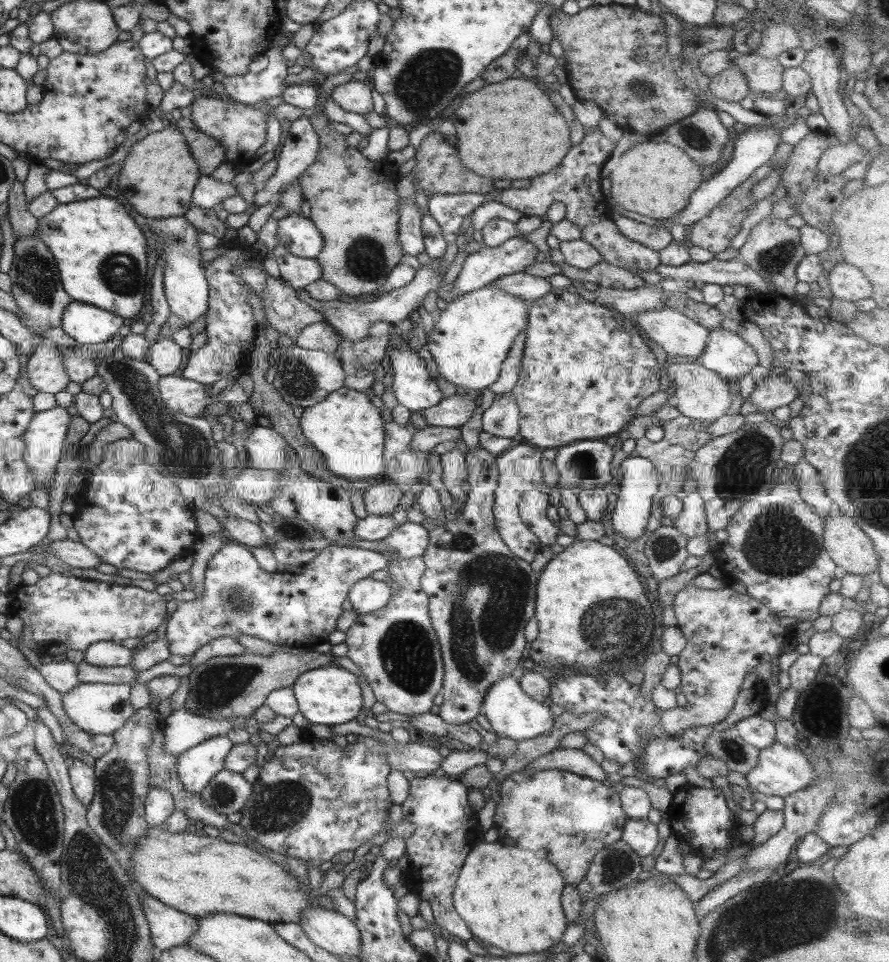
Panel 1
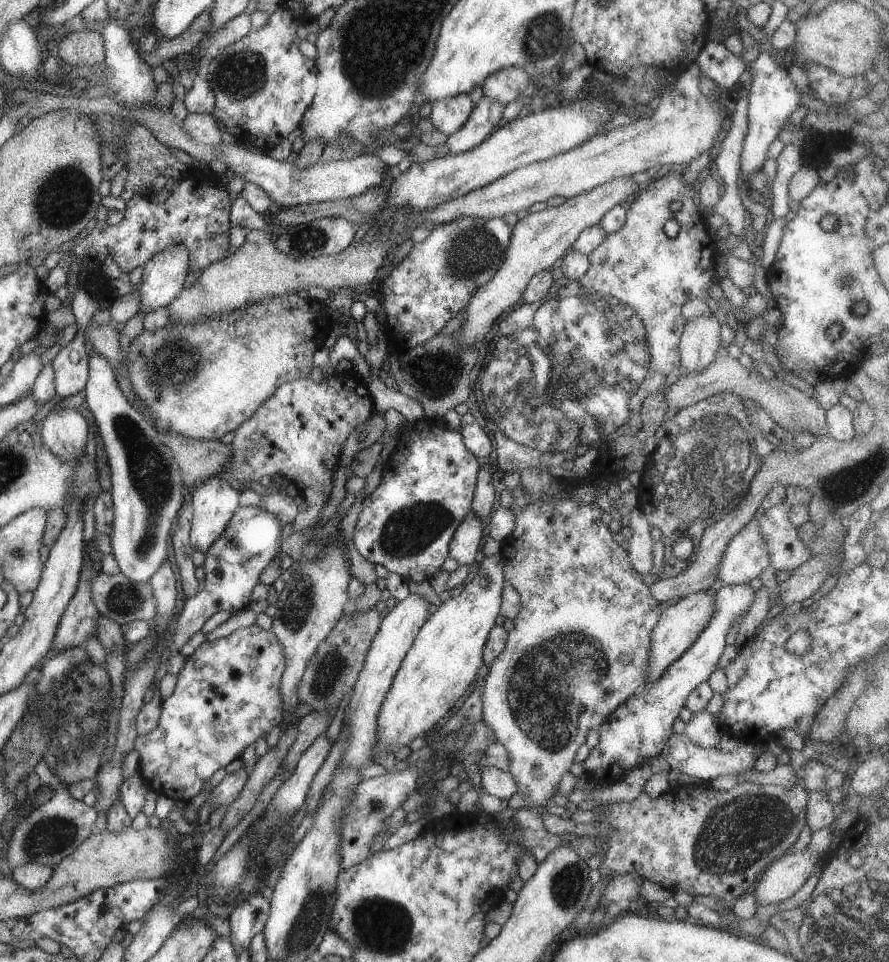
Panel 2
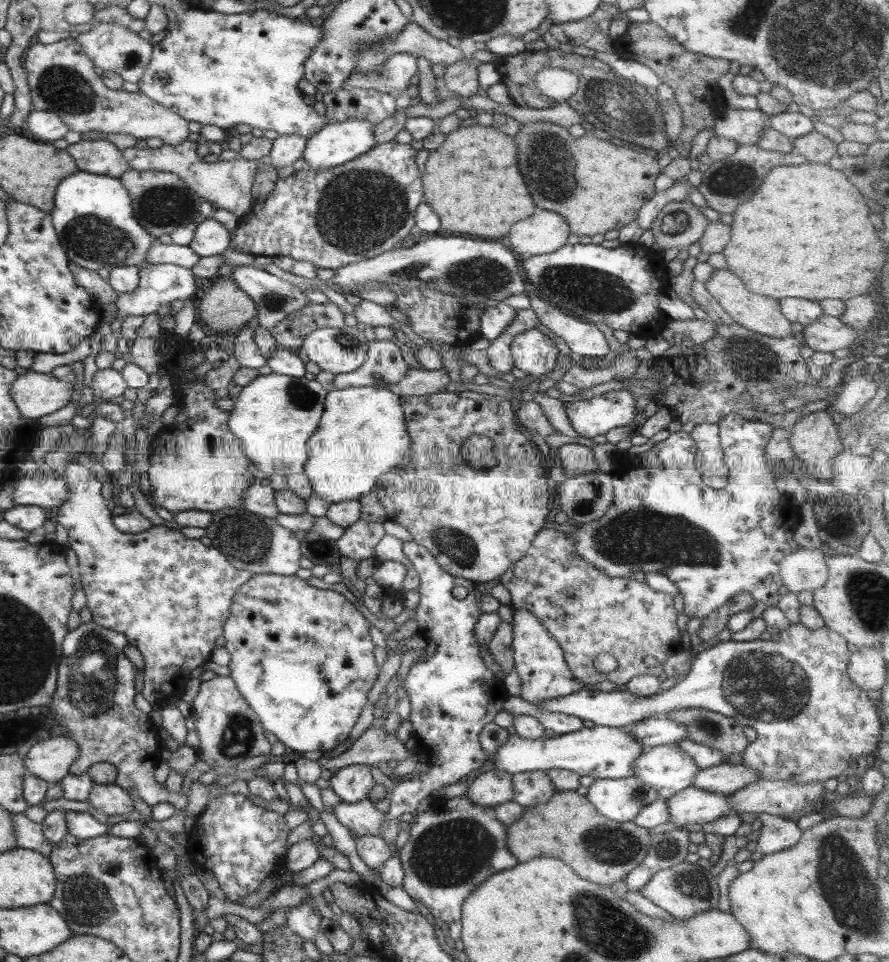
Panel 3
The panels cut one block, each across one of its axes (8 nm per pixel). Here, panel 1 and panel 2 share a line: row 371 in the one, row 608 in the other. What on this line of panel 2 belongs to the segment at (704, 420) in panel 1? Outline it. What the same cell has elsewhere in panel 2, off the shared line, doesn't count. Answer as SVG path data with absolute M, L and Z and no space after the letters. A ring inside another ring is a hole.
M713 589L700 591L679 599L676 603L666 607L666 610L661 611L660 620L650 632L650 664L648 673L648 683L658 680L664 674L664 671L670 664L676 662L700 636L700 632L706 628L712 610L714 610L714 595Z

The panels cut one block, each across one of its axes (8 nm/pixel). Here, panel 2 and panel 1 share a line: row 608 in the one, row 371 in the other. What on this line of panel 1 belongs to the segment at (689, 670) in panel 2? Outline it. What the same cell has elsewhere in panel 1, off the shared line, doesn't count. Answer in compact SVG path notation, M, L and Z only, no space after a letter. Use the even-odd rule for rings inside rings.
M721 326L710 331L705 344L705 352L697 358L697 362L708 370L716 372L727 382L738 381L738 378L754 368L758 362L758 355L738 333L731 333Z

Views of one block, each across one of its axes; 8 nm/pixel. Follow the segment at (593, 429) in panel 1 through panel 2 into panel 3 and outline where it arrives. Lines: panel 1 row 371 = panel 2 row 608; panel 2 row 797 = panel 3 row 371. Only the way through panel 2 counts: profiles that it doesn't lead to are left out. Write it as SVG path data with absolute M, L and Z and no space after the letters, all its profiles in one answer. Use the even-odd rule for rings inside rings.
M536 328L521 332L512 341L513 366L531 378L551 373L558 353L554 340Z

